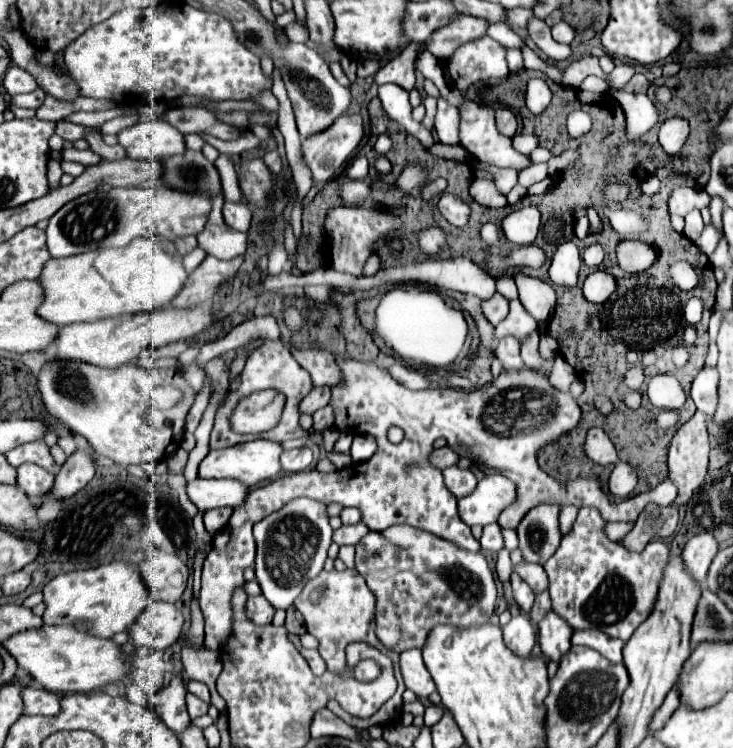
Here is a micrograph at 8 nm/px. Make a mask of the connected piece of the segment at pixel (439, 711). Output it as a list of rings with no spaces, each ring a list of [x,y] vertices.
[[[431,704],[431,706],[425,710],[425,724],[427,724],[427,726],[437,724],[437,722],[441,720],[443,712],[445,712],[445,710],[443,710],[441,706],[433,706],[433,704]]]

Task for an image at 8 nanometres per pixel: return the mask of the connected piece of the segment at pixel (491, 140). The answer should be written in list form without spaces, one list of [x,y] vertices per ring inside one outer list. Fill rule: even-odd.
[[[465,98],[459,112],[461,112],[461,146],[475,160],[479,160],[481,164],[497,166],[497,168],[517,168],[517,170],[523,170],[529,164],[527,156],[513,150],[509,138],[505,138],[501,134],[493,134],[493,130],[495,130],[495,110],[491,106],[477,106],[477,104],[473,104],[473,100]]]

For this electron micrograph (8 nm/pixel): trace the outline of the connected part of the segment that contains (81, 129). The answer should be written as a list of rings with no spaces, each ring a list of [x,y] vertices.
[[[57,122],[57,130],[55,130],[63,140],[69,140],[69,142],[75,142],[79,138],[85,138],[87,134],[87,128],[85,126],[79,126],[79,124],[69,124],[69,122]]]

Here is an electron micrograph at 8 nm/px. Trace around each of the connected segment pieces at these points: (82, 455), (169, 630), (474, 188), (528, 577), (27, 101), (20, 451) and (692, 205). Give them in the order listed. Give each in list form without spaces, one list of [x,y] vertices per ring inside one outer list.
[[[77,450],[61,466],[61,472],[55,476],[53,492],[49,496],[69,498],[75,492],[79,492],[81,488],[85,488],[93,476],[95,476],[93,456],[85,450]]]
[[[153,602],[129,626],[129,644],[165,650],[181,636],[181,626],[183,616],[173,604]]]
[[[473,180],[469,186],[469,196],[485,208],[503,208],[507,204],[507,198],[497,192],[491,180]]]
[[[521,562],[521,564],[517,564],[515,568],[517,568],[519,576],[533,588],[535,594],[539,594],[539,592],[543,592],[545,588],[549,588],[549,580],[547,580],[547,574],[545,574],[543,566]]]
[[[41,88],[29,92],[29,94],[19,94],[19,96],[13,96],[11,98],[11,104],[17,104],[17,106],[23,106],[23,108],[39,108],[45,100],[45,92]]]
[[[37,440],[37,442],[27,442],[27,444],[21,444],[13,450],[9,450],[5,454],[5,458],[9,460],[11,466],[21,466],[25,462],[31,462],[31,464],[37,464],[41,468],[45,468],[47,472],[51,474],[57,474],[59,472],[59,466],[55,464],[51,452],[49,452],[49,446],[43,442],[43,440]]]
[[[677,186],[669,198],[669,212],[677,216],[685,216],[691,210],[703,210],[709,208],[711,196],[705,190],[697,188],[687,188],[687,186]]]

